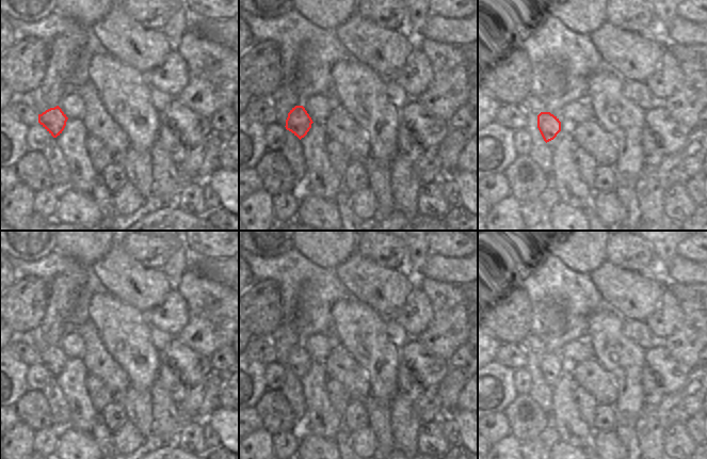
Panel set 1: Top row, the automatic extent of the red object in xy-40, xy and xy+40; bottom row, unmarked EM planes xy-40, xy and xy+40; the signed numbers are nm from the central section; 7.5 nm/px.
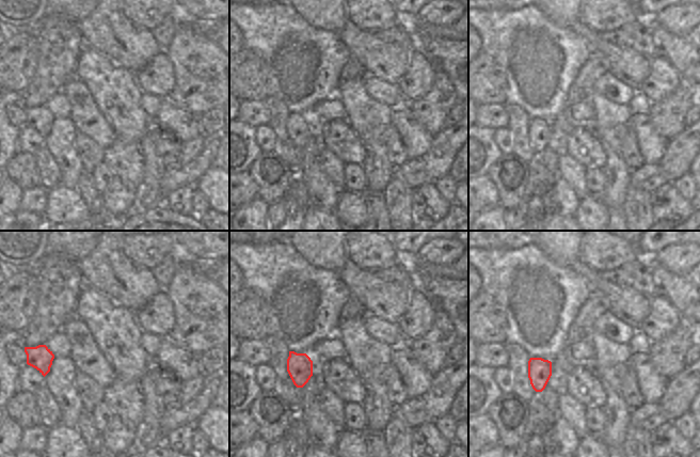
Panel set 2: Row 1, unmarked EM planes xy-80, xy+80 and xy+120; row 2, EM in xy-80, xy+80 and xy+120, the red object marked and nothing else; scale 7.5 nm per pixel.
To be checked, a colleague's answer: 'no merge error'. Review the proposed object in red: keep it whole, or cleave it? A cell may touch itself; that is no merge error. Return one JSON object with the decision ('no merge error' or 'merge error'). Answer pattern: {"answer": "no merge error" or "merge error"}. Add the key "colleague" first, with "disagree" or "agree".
{"colleague": "agree", "answer": "no merge error"}

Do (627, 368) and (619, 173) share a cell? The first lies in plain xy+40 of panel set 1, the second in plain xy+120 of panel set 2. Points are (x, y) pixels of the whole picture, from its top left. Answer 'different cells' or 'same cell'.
same cell

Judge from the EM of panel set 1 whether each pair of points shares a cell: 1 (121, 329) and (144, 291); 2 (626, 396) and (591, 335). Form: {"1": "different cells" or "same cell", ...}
{"1": "different cells", "2": "same cell"}

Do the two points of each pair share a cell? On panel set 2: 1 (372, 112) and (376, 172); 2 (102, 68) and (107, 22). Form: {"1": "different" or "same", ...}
{"1": "same", "2": "different"}

